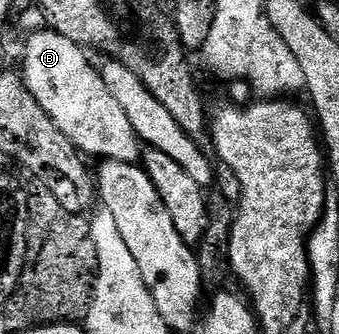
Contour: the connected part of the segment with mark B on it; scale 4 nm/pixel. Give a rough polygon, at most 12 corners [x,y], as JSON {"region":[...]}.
{"region":[[74,38],[25,41],[25,85],[82,154],[143,145]]}

